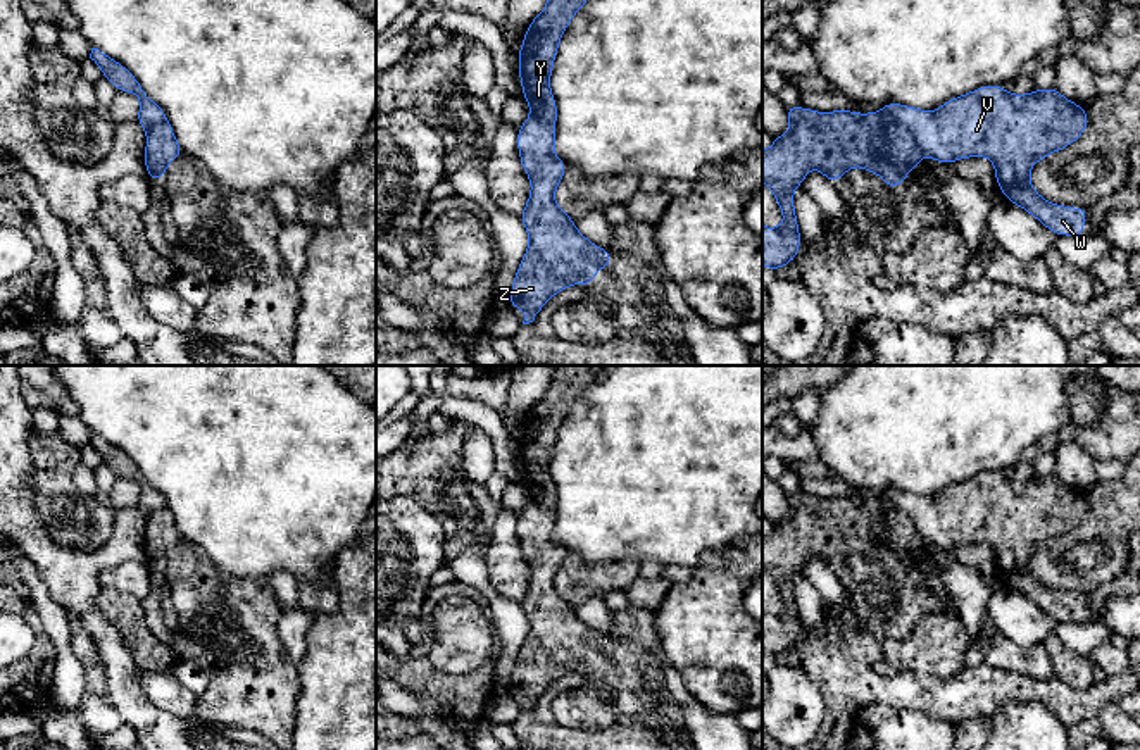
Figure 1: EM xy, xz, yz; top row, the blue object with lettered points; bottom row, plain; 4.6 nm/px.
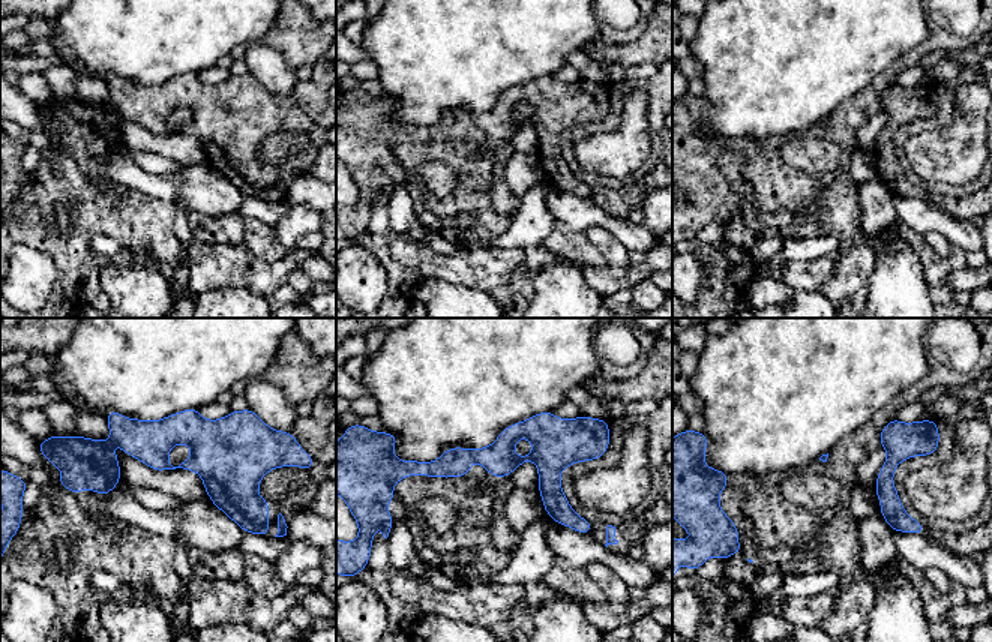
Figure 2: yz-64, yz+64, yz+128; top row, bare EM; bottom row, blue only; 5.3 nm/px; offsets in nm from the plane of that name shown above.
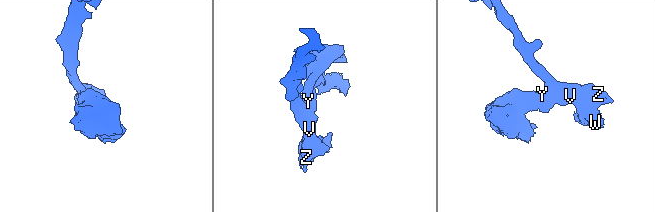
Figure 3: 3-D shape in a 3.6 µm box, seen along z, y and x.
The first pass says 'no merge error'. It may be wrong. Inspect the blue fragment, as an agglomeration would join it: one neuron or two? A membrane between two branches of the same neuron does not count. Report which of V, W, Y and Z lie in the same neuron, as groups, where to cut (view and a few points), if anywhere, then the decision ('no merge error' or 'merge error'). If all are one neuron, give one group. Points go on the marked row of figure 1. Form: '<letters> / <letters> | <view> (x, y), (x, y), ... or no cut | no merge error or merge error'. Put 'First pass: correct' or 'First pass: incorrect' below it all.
V W Z / Y | yz (883, 109), (909, 131), (923, 154) | merge error
First pass: incorrect

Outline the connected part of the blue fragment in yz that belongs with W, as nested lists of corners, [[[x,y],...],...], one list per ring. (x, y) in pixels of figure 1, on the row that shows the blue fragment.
[[[1000,84],[980,86],[942,103],[935,112],[888,102],[883,110],[904,124],[923,155],[952,164],[988,157],[1002,195],[1037,217],[1054,234],[1083,236],[1087,207],[1054,205],[1030,183],[1035,162],[1073,145],[1088,116],[1055,88],[1012,95]]]

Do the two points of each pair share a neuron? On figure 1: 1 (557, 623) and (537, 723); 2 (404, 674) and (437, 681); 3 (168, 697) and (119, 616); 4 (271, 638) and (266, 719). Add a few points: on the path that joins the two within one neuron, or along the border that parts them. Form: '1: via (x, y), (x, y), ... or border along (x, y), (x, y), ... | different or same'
1: border along (545, 688), (537, 702), (523, 711) | different
2: via (413, 674), (428, 681) | same
3: via (157, 676), (157, 657), (138, 637) | same
4: via (271, 659), (266, 699) | same

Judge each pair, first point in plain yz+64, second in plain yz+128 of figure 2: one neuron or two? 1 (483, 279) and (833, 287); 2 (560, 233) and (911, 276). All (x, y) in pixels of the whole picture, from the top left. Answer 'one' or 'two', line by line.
1: two
2: two

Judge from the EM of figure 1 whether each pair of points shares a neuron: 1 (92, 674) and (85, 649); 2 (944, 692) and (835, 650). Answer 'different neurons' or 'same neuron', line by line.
1: same neuron
2: same neuron

